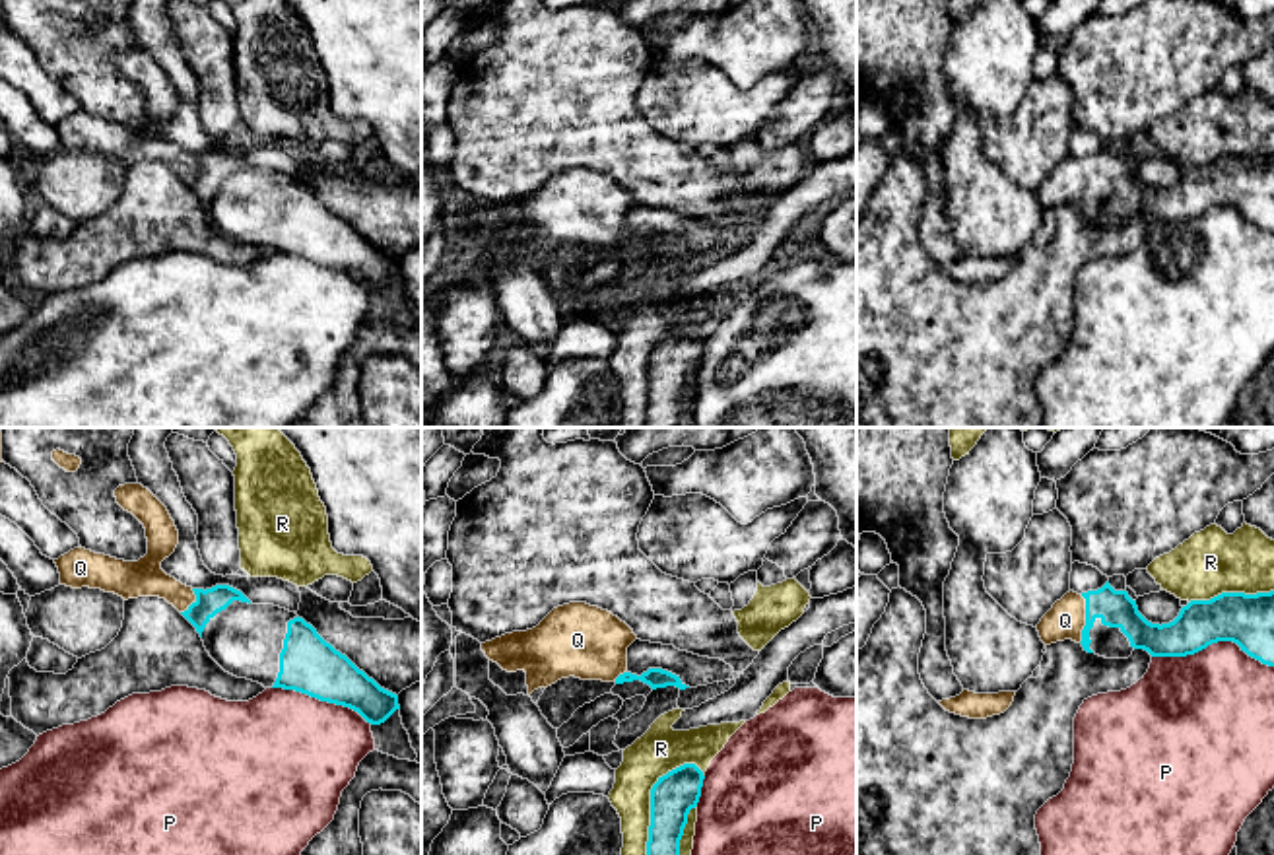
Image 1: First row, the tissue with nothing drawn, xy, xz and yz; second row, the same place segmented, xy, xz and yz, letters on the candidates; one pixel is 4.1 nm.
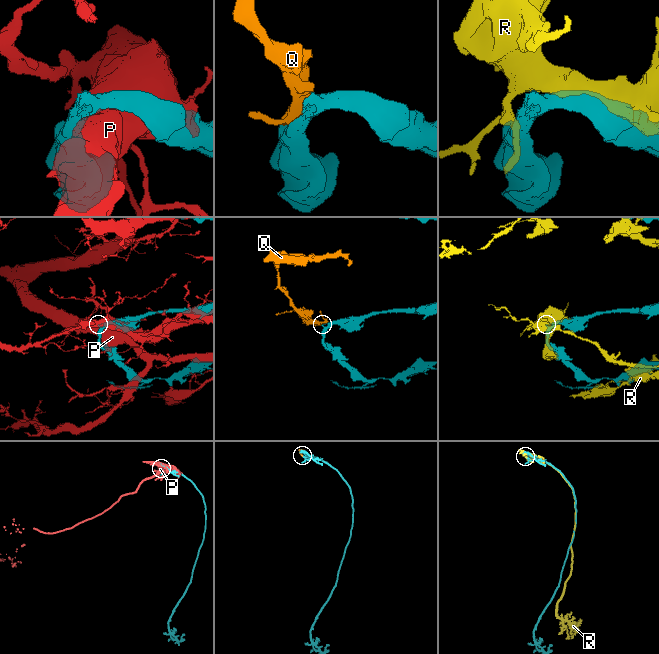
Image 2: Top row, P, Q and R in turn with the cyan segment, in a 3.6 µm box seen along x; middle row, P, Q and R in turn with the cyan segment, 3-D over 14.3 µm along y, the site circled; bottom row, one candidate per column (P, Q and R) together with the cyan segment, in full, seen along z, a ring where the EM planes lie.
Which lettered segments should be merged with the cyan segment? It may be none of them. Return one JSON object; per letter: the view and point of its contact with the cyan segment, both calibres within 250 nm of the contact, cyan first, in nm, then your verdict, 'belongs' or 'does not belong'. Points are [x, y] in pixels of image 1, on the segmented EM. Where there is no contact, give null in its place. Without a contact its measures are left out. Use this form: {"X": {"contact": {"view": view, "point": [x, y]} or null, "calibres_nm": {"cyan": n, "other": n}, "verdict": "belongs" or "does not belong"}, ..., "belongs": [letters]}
{"P": {"contact": {"view": "yz", "point": [1212, 642]}, "calibres_nm": {"cyan": 220, "other": 460}, "verdict": "does not belong"}, "Q": {"contact": {"view": "yz", "point": [1086, 618]}, "calibres_nm": {"cyan": 150, "other": 160}, "verdict": "belongs"}, "R": {"contact": {"view": "xz", "point": [651, 799]}, "calibres_nm": {"cyan": 180, "other": 190}, "verdict": "does not belong"}, "belongs": ["Q"]}

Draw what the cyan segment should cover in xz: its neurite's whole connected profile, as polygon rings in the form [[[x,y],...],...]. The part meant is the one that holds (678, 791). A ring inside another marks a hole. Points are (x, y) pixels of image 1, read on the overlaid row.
[[[684,764],[653,785],[647,855],[680,855],[680,839],[689,810],[699,803],[703,779],[695,764]]]

